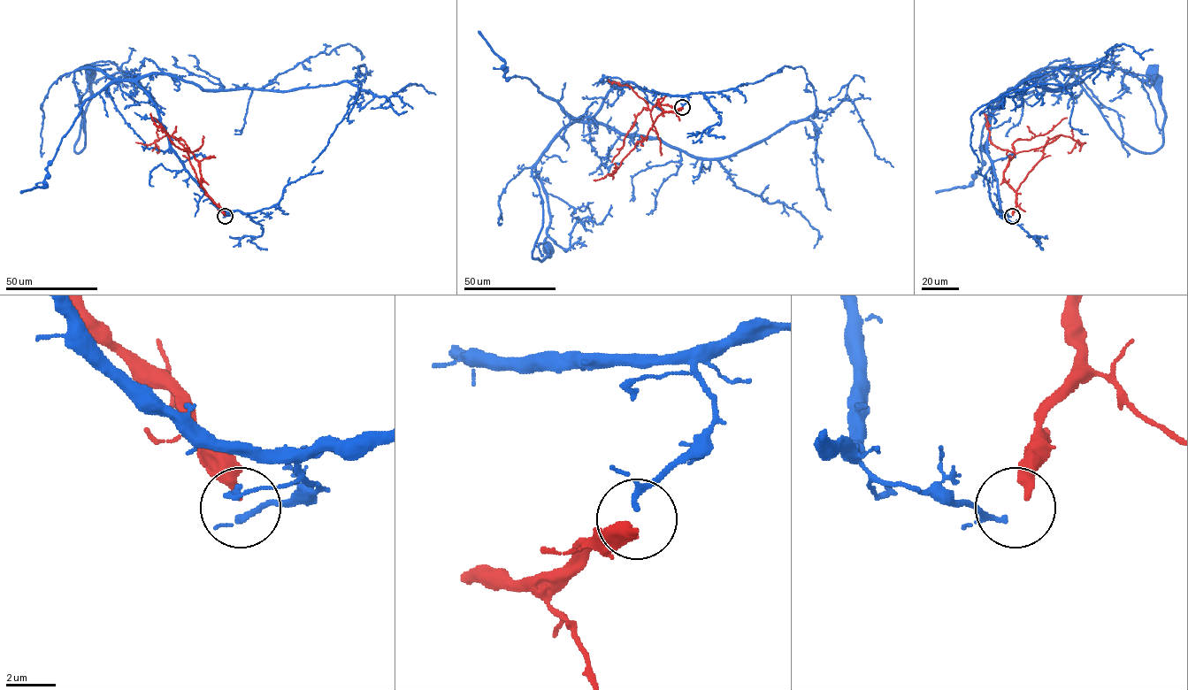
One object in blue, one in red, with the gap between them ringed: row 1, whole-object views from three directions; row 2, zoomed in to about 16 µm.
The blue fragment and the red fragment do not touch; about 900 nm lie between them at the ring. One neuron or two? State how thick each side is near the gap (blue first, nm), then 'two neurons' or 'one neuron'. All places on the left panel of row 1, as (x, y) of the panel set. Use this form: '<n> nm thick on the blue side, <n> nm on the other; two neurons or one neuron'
170 nm thick on the blue side, 340 nm on the other; two neurons

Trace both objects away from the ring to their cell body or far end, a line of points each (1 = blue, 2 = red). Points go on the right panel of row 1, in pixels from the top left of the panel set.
1: (1011, 216), (986, 149), (993, 103), (1035, 72), (1067, 68), (1122, 140), (1153, 152), (1165, 113), (1152, 70)
2: (1012, 215), (1017, 188), (1040, 159), (1046, 142), (1062, 135), (1077, 140), (1079, 144), (1084, 142)

